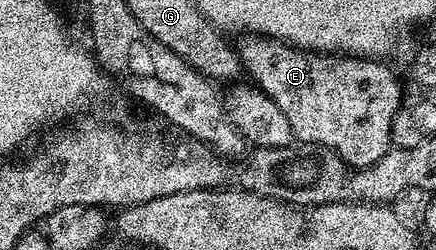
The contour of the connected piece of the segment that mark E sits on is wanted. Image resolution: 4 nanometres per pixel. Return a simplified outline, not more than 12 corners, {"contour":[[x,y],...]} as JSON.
{"contour":[[239,37],[304,146],[355,169],[392,147],[402,86],[374,58]]}

